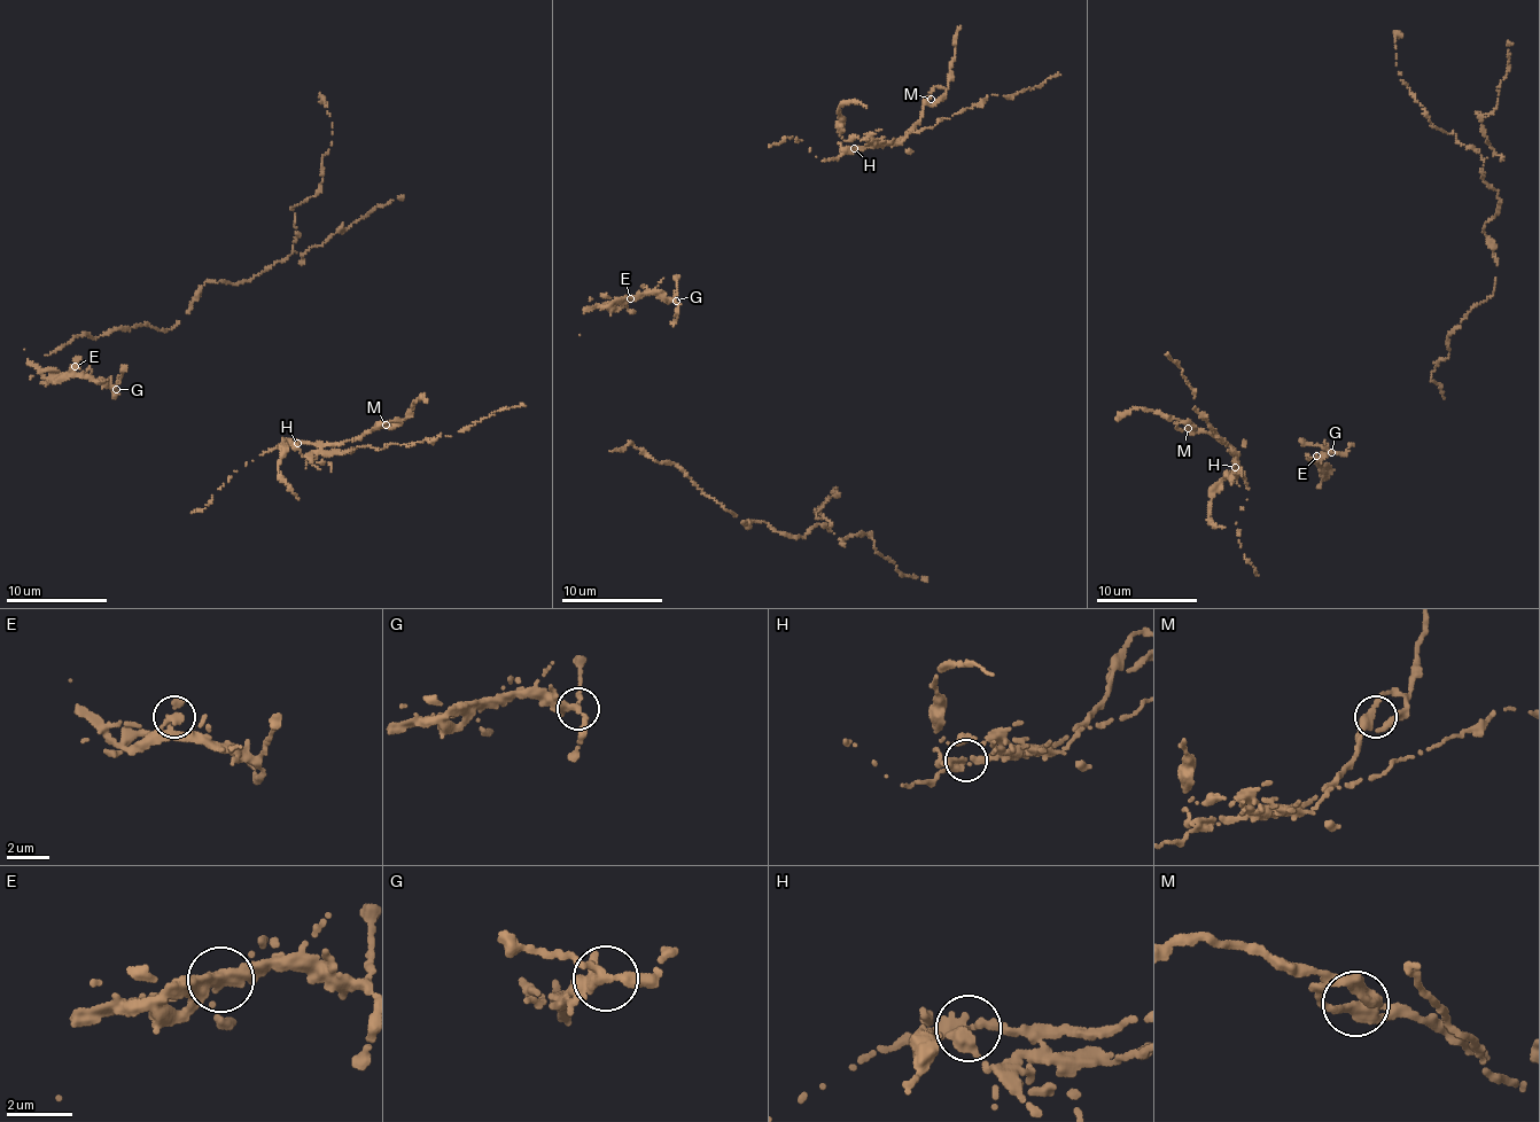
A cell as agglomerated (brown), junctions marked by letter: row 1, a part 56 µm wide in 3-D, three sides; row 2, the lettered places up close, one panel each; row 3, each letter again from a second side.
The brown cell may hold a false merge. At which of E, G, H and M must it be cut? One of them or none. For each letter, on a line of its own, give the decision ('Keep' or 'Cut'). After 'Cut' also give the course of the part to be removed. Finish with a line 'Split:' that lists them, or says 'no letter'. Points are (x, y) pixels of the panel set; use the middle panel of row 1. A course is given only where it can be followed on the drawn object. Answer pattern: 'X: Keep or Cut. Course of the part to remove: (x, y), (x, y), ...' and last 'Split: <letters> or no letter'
E: Keep
G: Keep
H: Cut. Course of the part to remove: (854, 148), (844, 147), (842, 138), (900, 143), (912, 132), (978, 104), (987, 95), (1009, 96), (1060, 75)
M: Keep
Split: H

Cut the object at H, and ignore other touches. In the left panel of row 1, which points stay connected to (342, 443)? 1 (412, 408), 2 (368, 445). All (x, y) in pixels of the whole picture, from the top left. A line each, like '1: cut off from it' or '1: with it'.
1: with it
2: cut off from it

